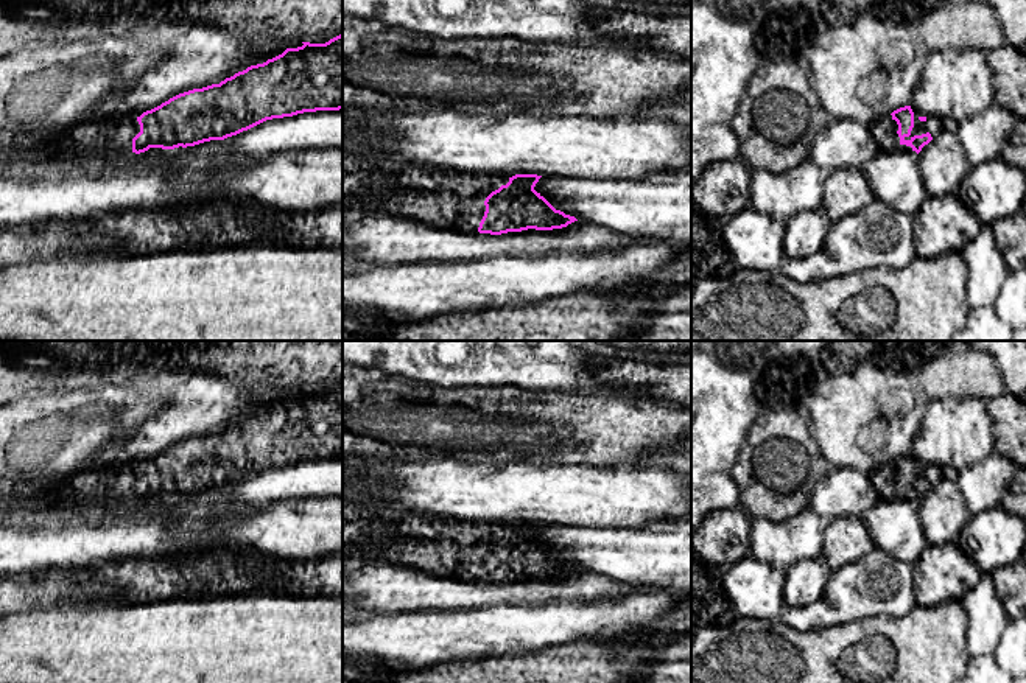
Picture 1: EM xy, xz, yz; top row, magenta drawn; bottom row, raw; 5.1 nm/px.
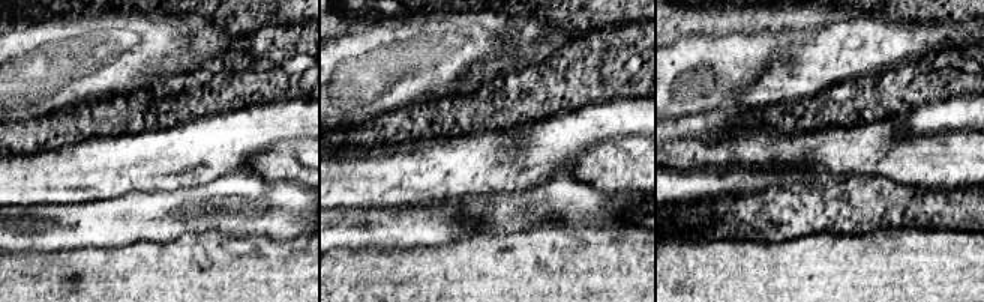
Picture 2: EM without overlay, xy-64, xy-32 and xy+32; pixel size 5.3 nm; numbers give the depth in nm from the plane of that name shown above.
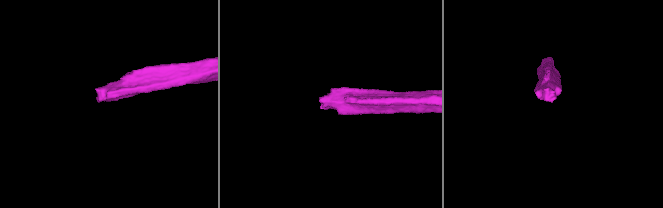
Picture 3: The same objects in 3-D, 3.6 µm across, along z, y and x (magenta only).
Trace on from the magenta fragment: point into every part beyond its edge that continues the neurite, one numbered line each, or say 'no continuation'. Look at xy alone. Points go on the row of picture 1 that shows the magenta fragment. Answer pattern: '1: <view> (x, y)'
1: xy (101, 134)

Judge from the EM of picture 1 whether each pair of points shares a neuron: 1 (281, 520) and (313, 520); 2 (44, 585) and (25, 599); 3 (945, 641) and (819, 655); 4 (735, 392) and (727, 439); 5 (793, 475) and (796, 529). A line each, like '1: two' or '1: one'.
1: one
2: one
3: one
4: one
5: two

